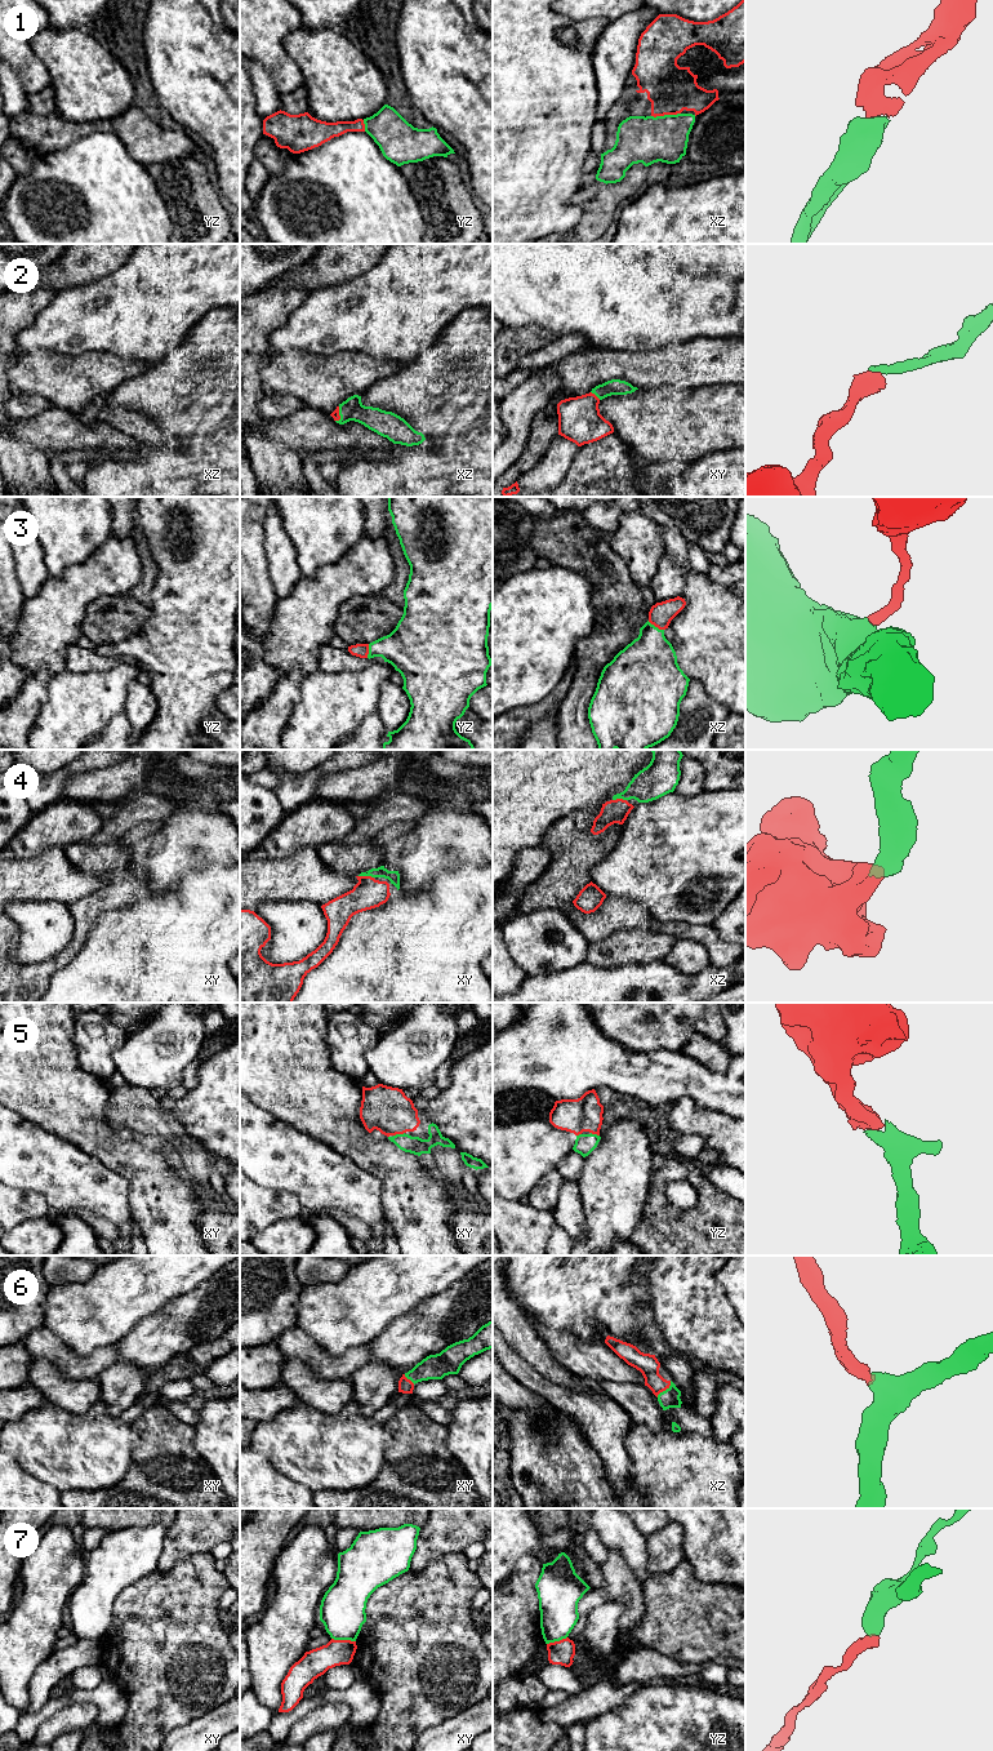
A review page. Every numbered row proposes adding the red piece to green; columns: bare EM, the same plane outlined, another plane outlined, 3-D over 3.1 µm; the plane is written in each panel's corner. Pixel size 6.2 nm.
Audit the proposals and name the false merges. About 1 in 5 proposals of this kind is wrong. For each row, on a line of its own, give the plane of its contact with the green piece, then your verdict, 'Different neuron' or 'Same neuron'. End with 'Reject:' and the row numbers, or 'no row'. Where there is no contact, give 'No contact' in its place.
1: Touches green in xz. Same neuron
2: Touches green in xy. Same neuron
3: Touches green in xz. Same neuron
4: Touches green in xy. Same neuron
5: Touches green in xy. Same neuron
6: Touches green in xz. Same neuron
7: Touches green in xy. Different neuron
Reject: 7

